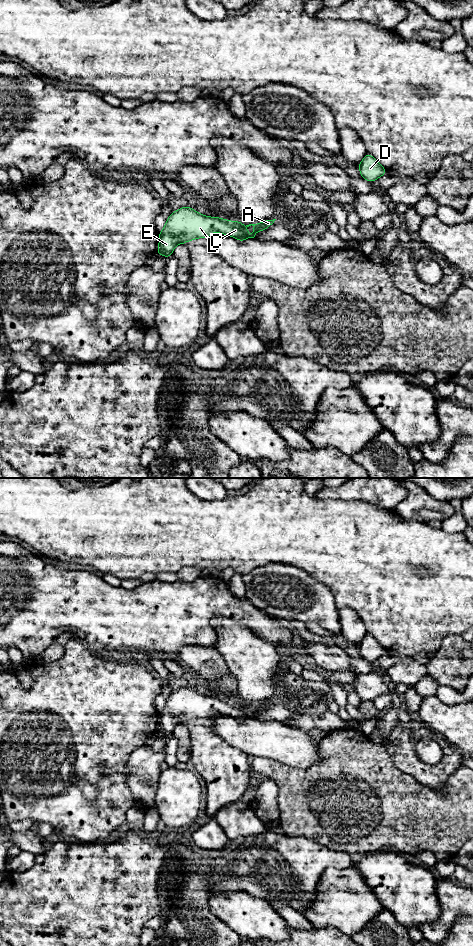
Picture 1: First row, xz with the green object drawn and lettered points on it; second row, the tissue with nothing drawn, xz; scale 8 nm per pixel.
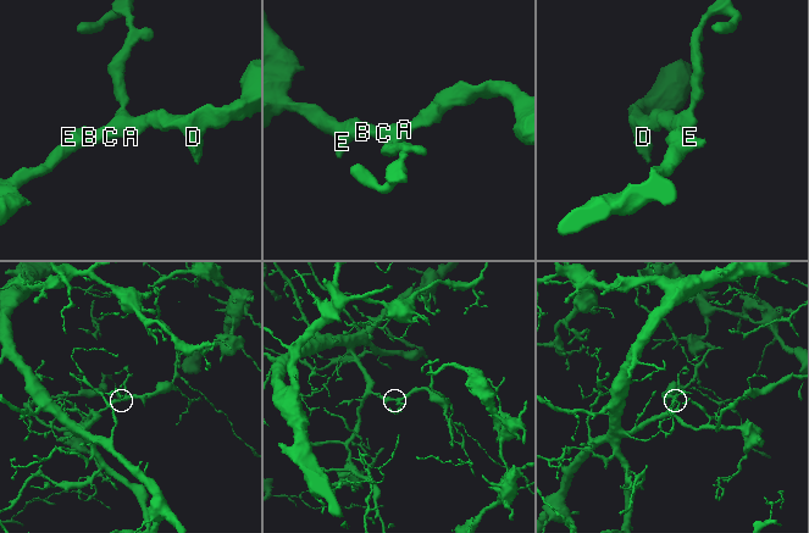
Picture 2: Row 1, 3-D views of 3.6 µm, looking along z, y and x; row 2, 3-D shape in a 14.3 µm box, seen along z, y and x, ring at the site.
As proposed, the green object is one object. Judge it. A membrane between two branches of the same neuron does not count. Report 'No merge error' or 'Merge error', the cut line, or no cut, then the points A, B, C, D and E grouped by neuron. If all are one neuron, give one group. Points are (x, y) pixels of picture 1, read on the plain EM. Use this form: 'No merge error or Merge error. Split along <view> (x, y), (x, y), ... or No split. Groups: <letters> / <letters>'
No merge error. No split. Groups: A B C D E

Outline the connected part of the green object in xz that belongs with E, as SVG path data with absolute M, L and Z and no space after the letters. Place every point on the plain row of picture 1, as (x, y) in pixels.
M184 686L171 693L166 700L165 707L159 712L157 734L169 739L176 725L185 724L197 718L211 717L213 711L243 722L254 718L258 712L267 710L275 700L245 706L237 700L232 702L220 697L205 696L196 692L192 687Z

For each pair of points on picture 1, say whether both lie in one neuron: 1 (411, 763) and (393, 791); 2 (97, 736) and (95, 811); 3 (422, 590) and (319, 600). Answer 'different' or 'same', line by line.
1: different
2: same
3: different

